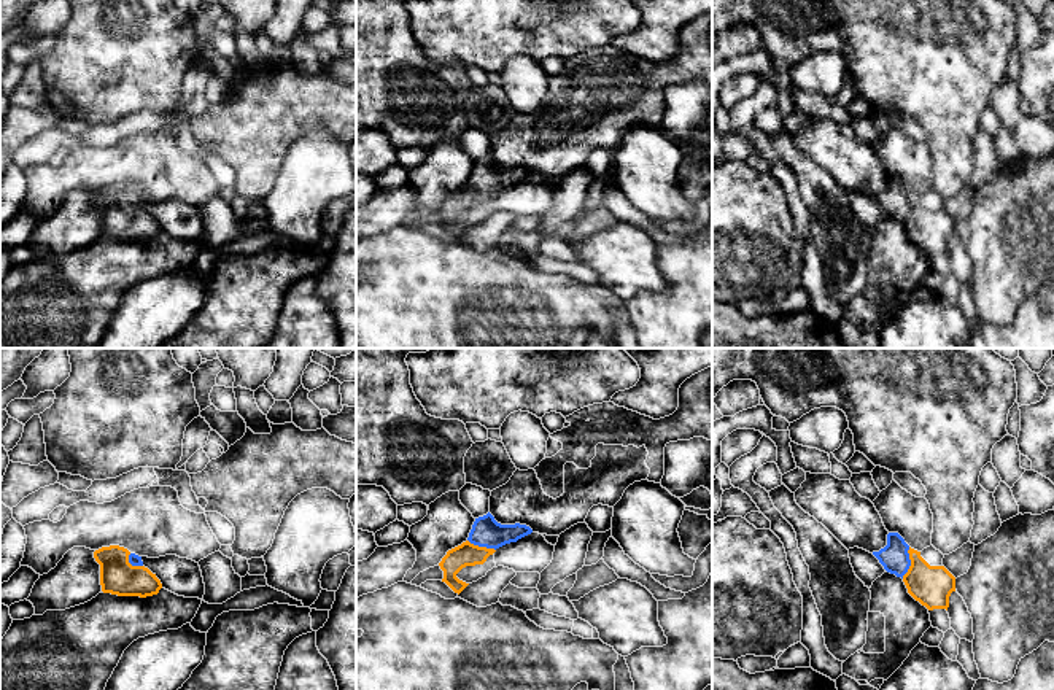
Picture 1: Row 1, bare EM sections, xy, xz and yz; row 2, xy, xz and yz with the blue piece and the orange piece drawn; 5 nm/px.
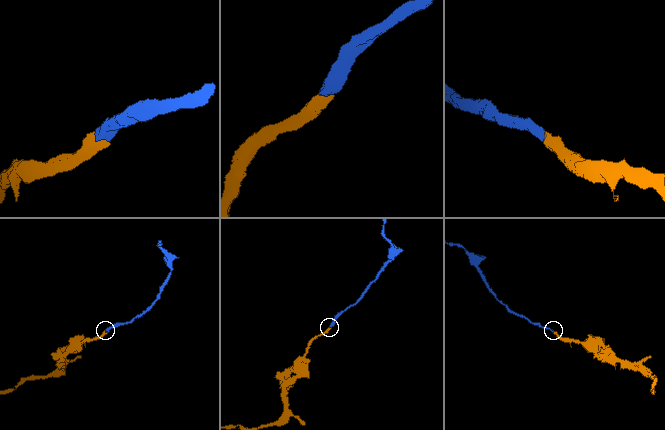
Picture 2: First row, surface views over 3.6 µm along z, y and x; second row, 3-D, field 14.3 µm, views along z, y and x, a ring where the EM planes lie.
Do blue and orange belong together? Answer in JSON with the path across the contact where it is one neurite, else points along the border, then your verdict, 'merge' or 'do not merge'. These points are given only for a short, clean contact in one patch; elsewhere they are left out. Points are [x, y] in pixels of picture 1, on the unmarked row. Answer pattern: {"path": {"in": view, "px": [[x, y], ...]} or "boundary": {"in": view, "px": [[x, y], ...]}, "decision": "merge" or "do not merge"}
{"path": {"in": "yz", "px": [[894, 201], [910, 207], [932, 229]]}, "decision": "merge"}

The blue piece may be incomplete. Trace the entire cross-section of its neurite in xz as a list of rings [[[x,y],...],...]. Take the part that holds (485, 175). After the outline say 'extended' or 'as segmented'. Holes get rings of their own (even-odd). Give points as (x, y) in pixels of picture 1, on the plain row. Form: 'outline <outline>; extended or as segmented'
outline [[[490,156],[475,162],[467,184],[448,194],[439,207],[444,215],[442,226],[459,238],[469,229],[456,221],[463,211],[483,208],[499,191],[517,186],[531,176],[533,173],[526,169],[498,167]]]; extended

